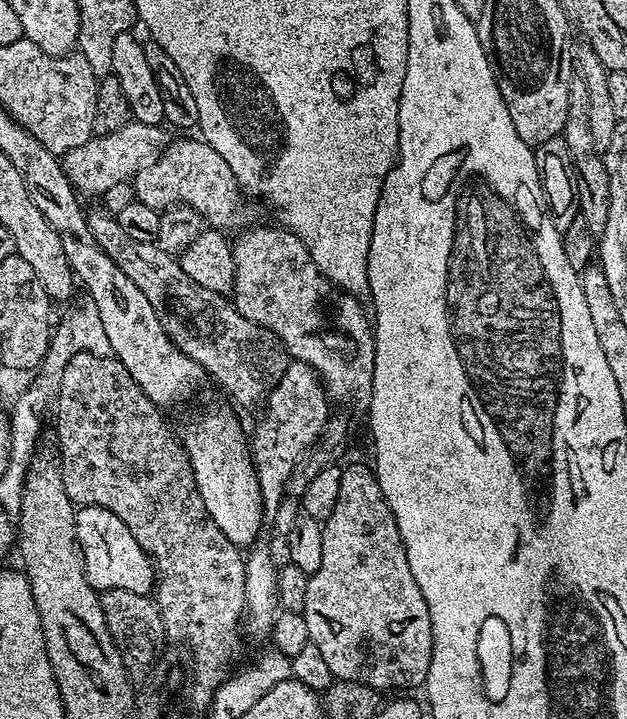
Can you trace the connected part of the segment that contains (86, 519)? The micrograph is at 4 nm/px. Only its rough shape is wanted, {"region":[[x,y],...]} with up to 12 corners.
{"region":[[98,506],[76,510],[93,588],[149,595],[152,560],[126,522]]}

